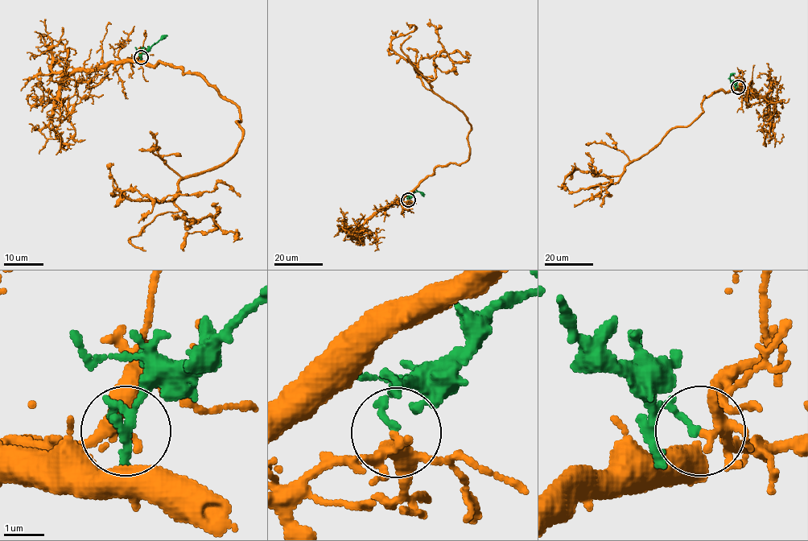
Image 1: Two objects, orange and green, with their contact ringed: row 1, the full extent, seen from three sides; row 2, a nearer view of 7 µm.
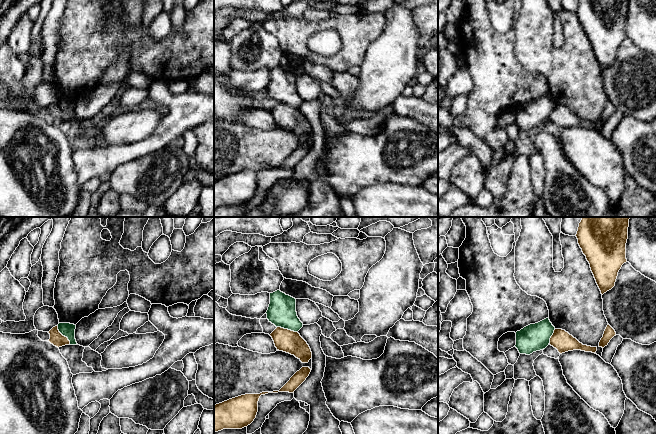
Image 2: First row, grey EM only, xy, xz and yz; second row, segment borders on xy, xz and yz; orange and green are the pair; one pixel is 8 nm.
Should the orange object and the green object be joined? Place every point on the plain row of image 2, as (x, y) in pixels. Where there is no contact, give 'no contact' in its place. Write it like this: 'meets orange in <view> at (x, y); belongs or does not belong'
meets orange in xy at (62, 111); does not belong

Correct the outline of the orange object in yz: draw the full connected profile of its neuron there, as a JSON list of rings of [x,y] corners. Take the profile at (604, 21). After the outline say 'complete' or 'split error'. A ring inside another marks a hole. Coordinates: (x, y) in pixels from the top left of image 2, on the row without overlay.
[[[579,0],[576,13],[603,71],[615,62],[618,48],[627,38],[629,0]]] | complete

